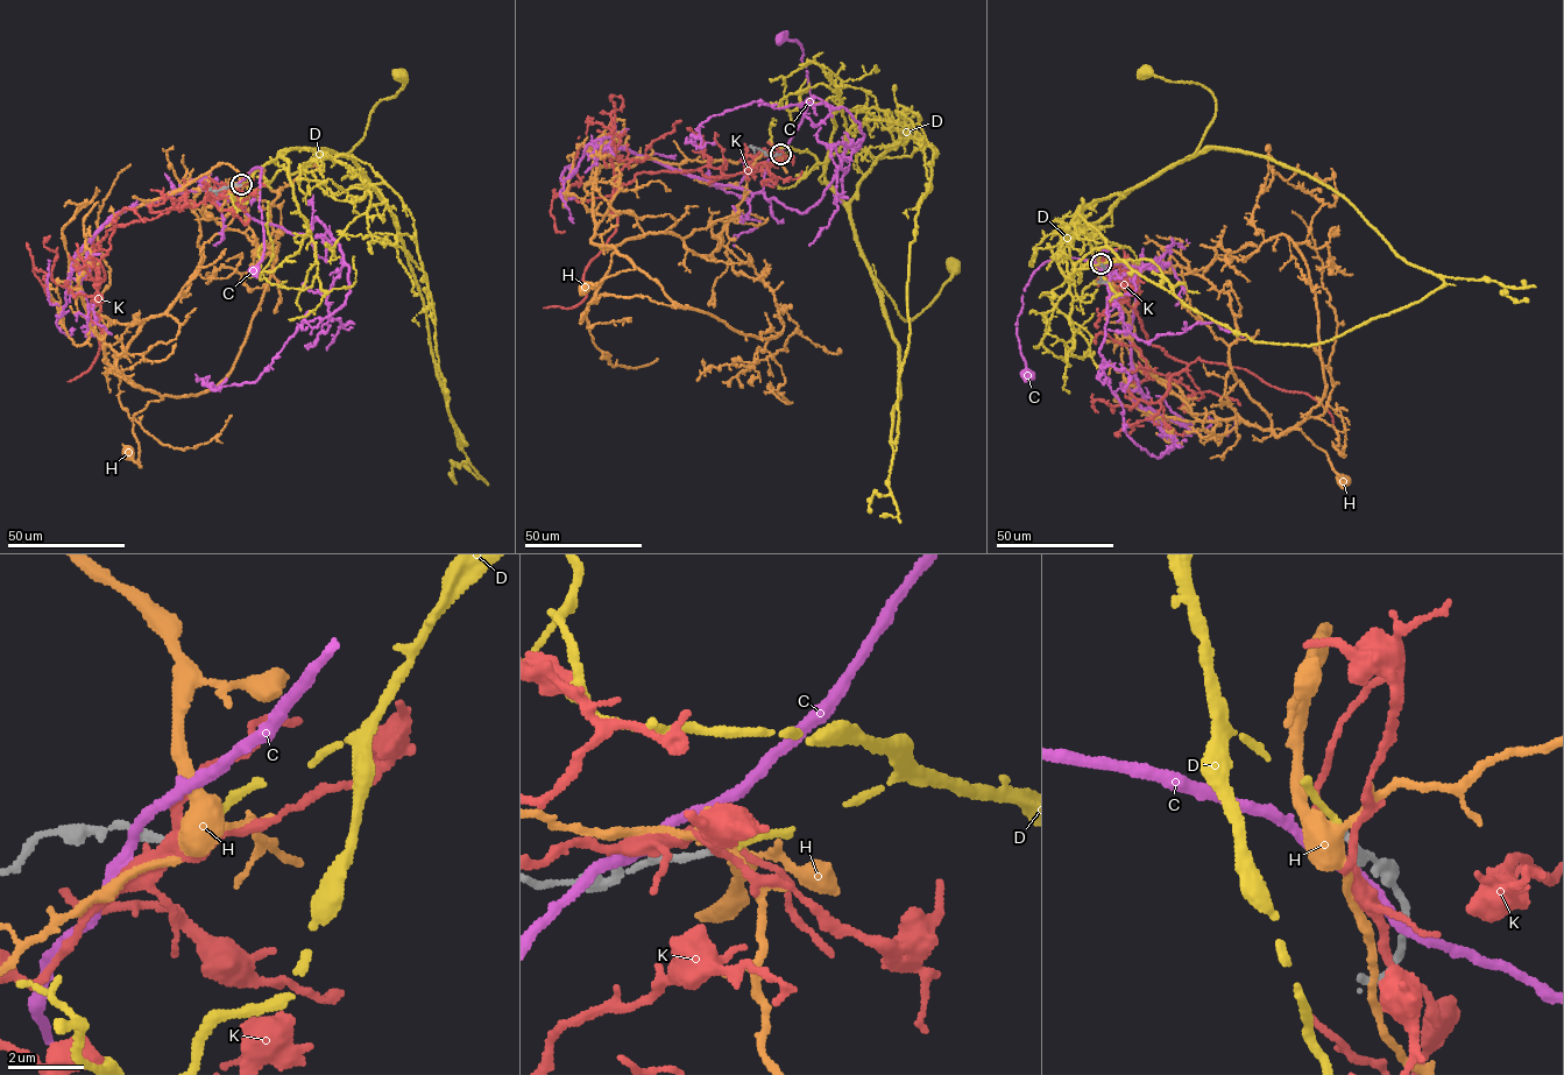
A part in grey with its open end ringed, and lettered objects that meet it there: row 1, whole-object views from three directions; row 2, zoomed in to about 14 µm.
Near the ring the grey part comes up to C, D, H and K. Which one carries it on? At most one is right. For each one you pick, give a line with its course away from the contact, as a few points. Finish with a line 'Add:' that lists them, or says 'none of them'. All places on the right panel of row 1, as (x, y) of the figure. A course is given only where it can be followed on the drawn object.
D: it runs (1101, 264), (1088, 239), (1096, 224), (1131, 189), (1189, 160), (1215, 113), (1215, 97), (1203, 86), (1144, 71)
Add: D

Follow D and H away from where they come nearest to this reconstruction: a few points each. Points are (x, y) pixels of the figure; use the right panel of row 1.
D: (1101, 264), (1088, 239), (1096, 224), (1131, 189), (1189, 160), (1215, 113), (1215, 97), (1203, 86), (1144, 71)
H: (1101, 264), (1102, 248), (1138, 353), (1191, 414), (1240, 418), (1278, 437), (1300, 429), (1343, 480)

